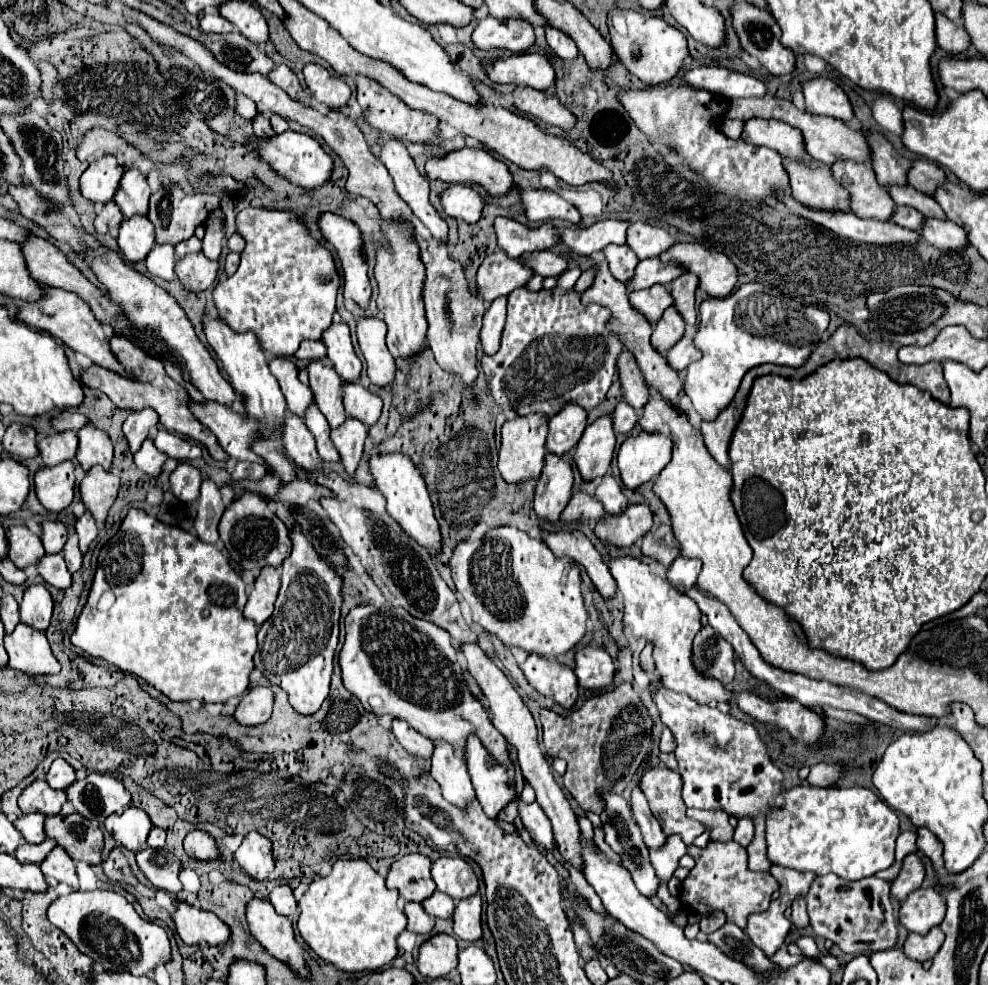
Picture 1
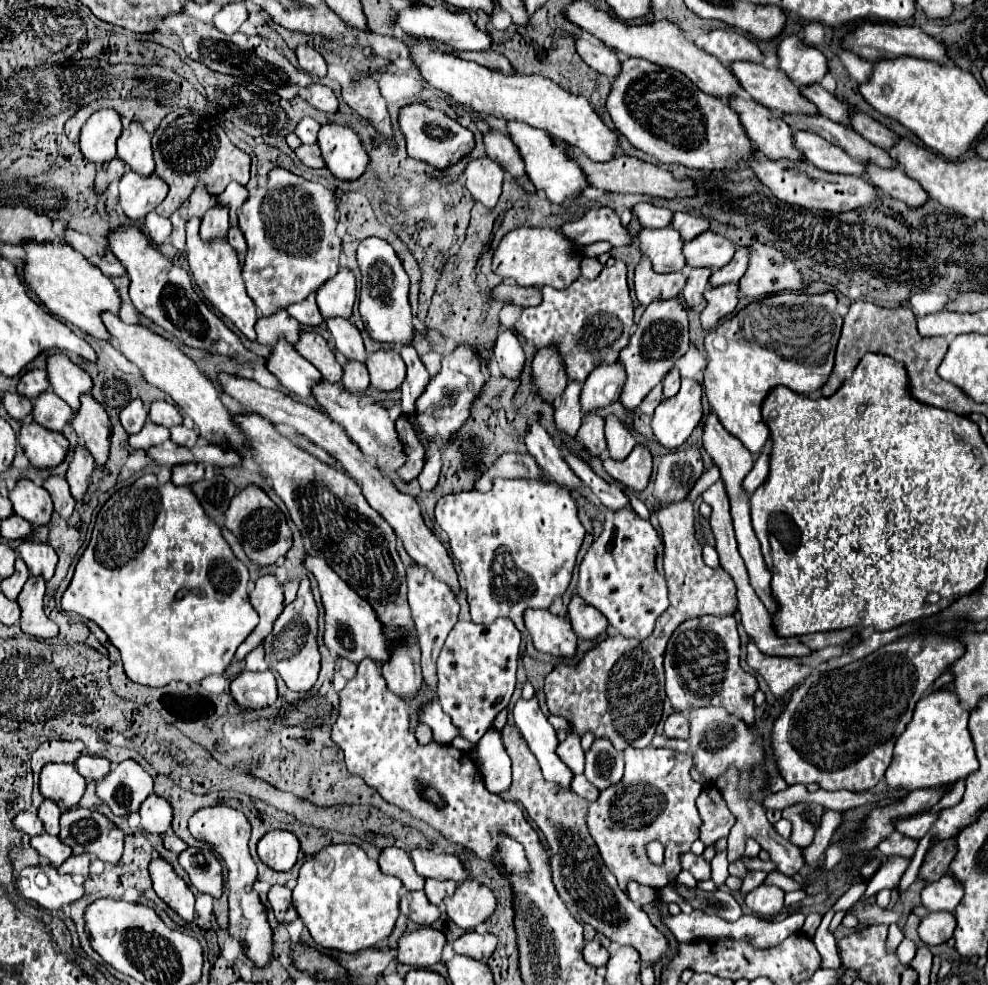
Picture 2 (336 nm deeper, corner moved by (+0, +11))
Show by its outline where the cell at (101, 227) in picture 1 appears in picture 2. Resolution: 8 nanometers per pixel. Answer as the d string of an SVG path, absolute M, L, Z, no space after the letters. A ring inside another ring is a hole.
M113 159L109 161L109 165L101 165L95 177L95 191L101 195L113 181L119 181L125 175L125 165L121 165L121 161Z

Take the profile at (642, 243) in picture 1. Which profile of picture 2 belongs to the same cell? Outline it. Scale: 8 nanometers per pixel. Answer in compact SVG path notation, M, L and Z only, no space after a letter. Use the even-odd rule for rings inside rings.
M673 213L671 227L681 233L683 241L691 241L693 237L697 237L699 233L709 229L709 221L695 217L695 215L689 215L689 213Z

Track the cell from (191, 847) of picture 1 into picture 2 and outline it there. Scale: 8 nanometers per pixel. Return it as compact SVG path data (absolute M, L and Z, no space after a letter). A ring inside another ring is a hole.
M217 805L217 807L205 807L197 811L189 819L189 833L197 841L205 841L213 851L219 853L219 857L227 865L227 887L229 887L229 935L241 943L245 949L245 955L257 965L267 967L273 959L273 931L267 921L267 909L261 903L257 891L253 889L253 883L257 879L257 865L249 855L249 835L251 825L247 817L231 807Z

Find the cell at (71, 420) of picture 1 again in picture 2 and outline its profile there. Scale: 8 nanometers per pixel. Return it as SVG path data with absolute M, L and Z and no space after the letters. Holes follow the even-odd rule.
M43 369L25 373L17 385L17 393L31 401L35 401L47 389L49 389L49 379L47 379L47 371L43 371Z

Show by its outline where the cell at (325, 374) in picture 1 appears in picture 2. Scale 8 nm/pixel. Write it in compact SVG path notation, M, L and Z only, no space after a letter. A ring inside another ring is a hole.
M303 331L301 341L295 345L295 349L309 359L329 383L339 383L343 377L343 367L335 359L335 353L327 347L325 339L313 331Z

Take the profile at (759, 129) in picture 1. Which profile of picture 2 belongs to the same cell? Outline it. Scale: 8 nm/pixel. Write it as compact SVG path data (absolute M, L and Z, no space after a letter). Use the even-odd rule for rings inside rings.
M575 1L573 5L569 5L569 9L565 9L565 15L569 17L569 21L577 23L581 29L585 29L587 33L591 33L593 37L601 39L605 45L631 55L631 57L641 57L647 59L655 65L661 67L669 67L669 69L677 69L683 75L687 75L703 93L709 93L713 97L719 97L723 101L729 101L731 97L739 95L741 85L737 81L737 77L731 73L729 67L721 65L713 55L705 53L703 49L699 49L695 43L691 43L673 23L669 21L657 21L657 23L641 23L641 25L629 25L623 23L615 17L611 17L609 13L603 13L599 9L595 9L593 5L589 5L587 1Z

